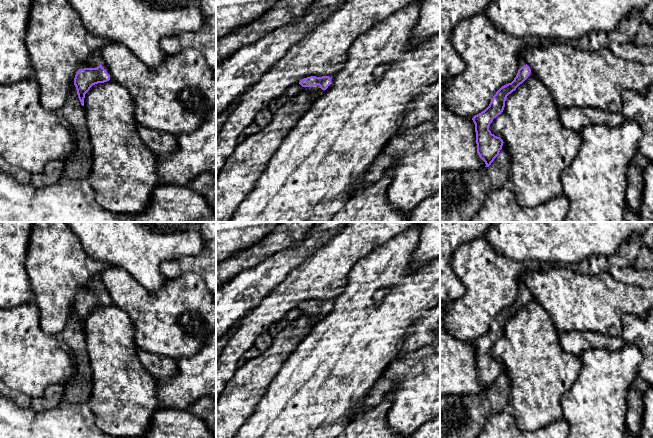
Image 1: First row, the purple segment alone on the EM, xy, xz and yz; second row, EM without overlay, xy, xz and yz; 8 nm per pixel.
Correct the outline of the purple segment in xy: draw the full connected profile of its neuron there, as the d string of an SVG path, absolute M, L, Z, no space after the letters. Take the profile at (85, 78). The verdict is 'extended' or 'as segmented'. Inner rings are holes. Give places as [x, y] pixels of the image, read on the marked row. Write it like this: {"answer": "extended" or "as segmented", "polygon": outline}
{"answer": "extended", "polygon": "M97 50L91 55L88 59L88 65L89 68L81 67L74 78L74 85L82 106L84 106L85 94L93 85L114 81L102 58L101 50Z"}

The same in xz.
{"answer": "extended", "polygon": "M335 75L330 76L310 76L302 79L299 84L302 86L303 90L308 90L310 87L314 89L311 93L311 98L317 99L333 85L335 80Z"}

